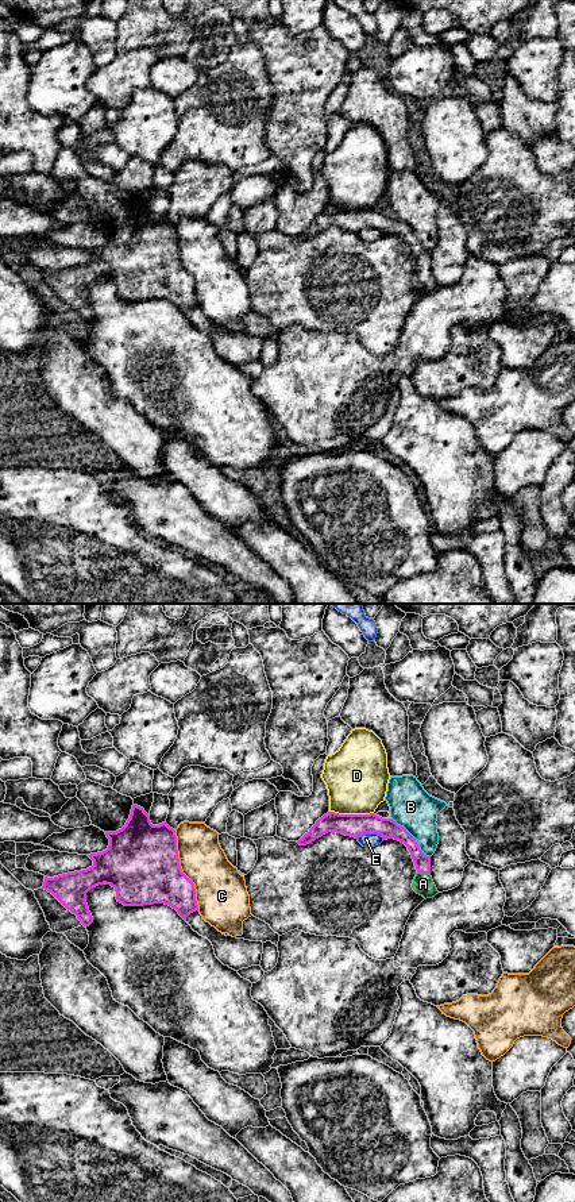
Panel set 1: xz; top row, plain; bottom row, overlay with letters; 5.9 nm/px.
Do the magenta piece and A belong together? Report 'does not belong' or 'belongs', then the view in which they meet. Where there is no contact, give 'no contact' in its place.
belongs | xz

